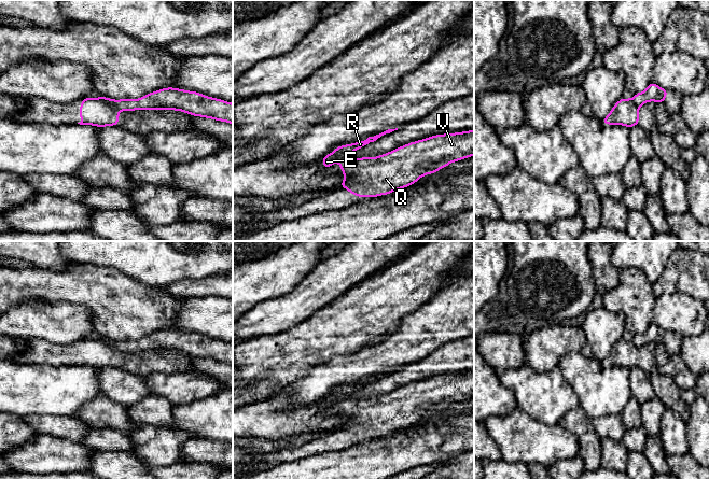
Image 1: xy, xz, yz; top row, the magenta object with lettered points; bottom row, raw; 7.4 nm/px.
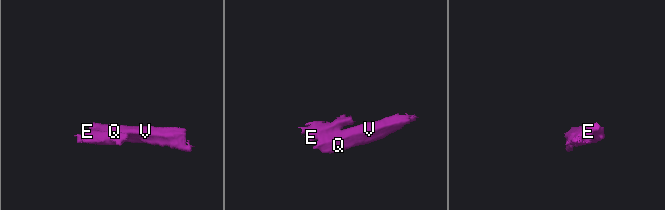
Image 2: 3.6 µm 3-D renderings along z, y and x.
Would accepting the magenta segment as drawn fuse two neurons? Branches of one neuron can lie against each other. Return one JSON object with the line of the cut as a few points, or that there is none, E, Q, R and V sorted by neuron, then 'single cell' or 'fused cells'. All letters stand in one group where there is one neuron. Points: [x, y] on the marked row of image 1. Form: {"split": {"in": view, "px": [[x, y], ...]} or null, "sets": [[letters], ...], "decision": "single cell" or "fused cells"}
{"split": {"in": "xy", "px": [[98, 98], [105, 99], [120, 110]]}, "sets": [["E", "R"], ["Q", "V"]], "decision": "fused cells"}

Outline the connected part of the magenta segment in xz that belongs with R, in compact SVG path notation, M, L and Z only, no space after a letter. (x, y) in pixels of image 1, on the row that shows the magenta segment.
M398 128L388 129L388 130L381 132L379 135L374 136L374 137L369 137L367 139L365 139L363 141L358 141L358 142L354 142L354 143L337 146L331 154L326 154L322 158L323 169L326 169L326 168L331 167L333 164L338 163L342 159L349 158L350 154L352 152L354 152L354 151L357 151L361 147L364 147L365 145L376 141L381 136L384 136L386 133L390 133L394 130L398 130Z

